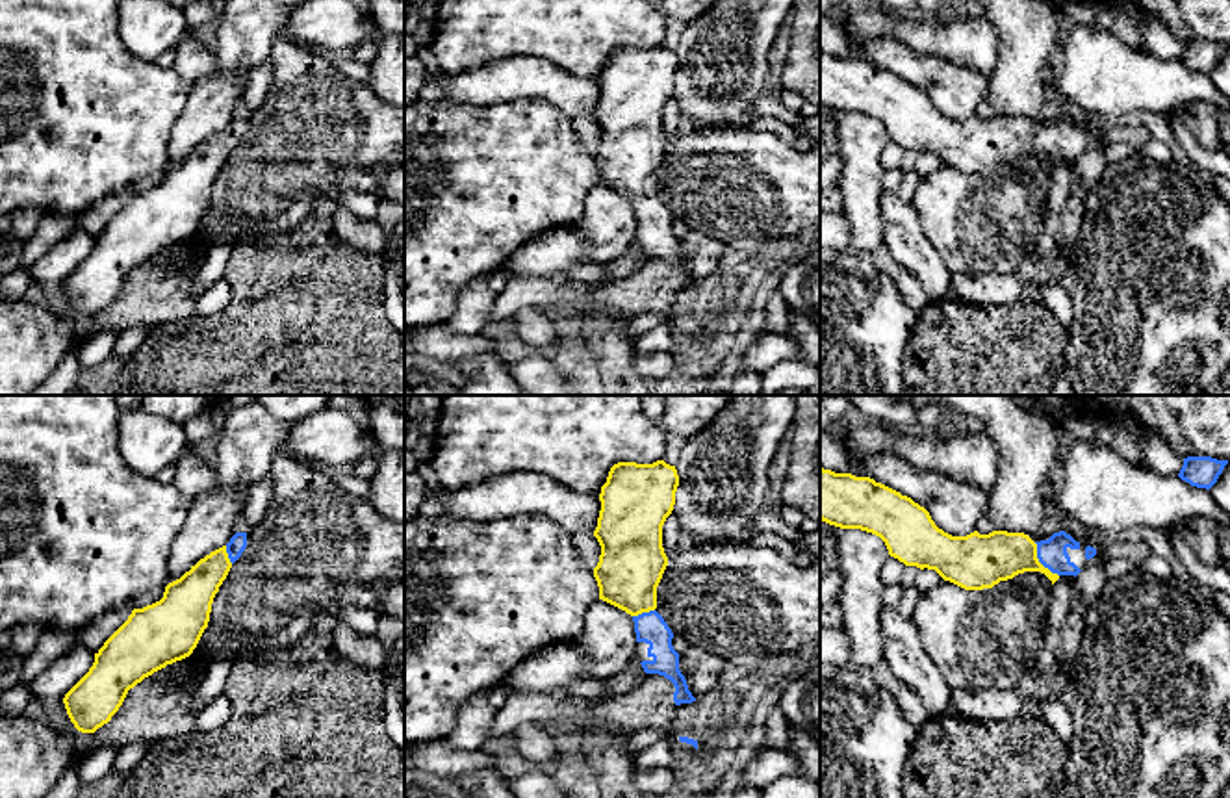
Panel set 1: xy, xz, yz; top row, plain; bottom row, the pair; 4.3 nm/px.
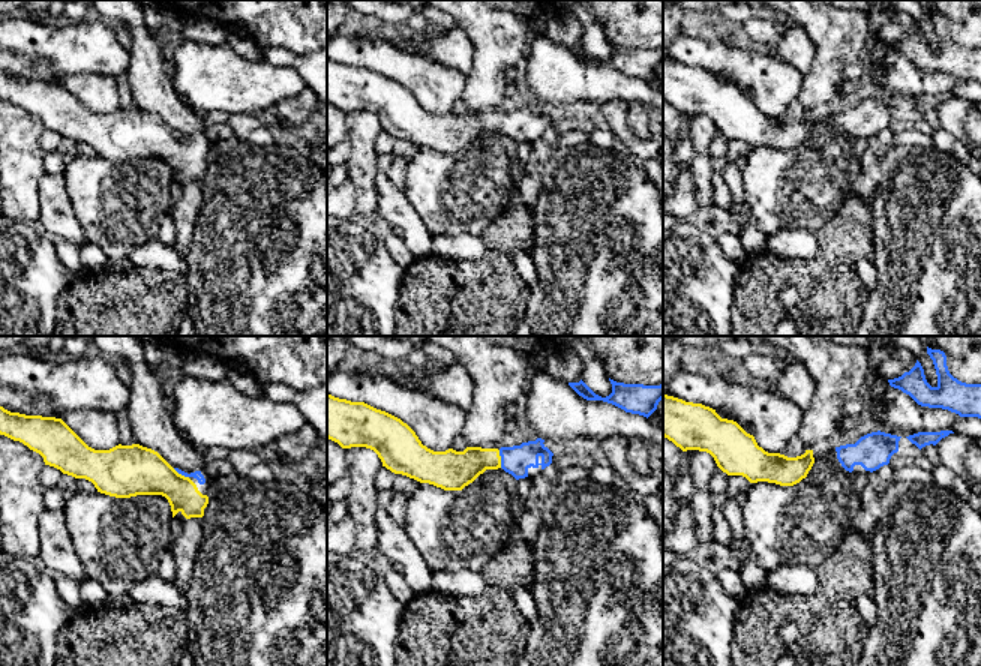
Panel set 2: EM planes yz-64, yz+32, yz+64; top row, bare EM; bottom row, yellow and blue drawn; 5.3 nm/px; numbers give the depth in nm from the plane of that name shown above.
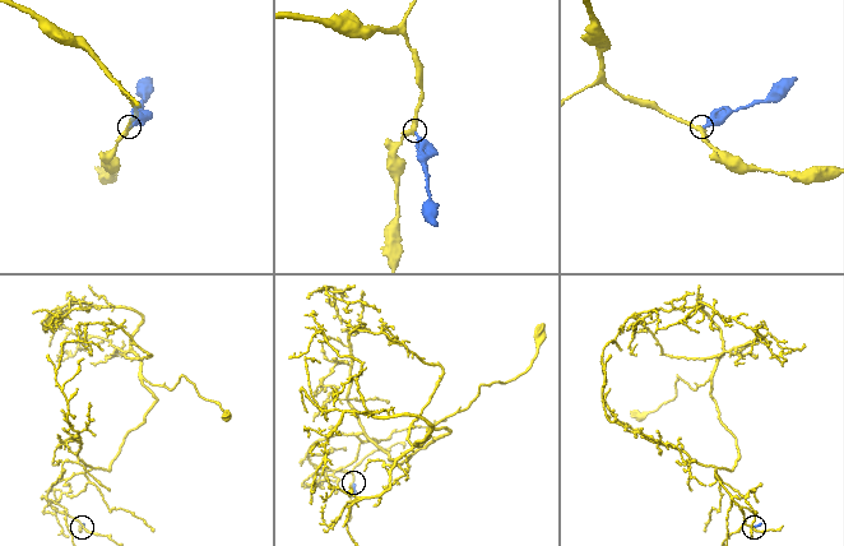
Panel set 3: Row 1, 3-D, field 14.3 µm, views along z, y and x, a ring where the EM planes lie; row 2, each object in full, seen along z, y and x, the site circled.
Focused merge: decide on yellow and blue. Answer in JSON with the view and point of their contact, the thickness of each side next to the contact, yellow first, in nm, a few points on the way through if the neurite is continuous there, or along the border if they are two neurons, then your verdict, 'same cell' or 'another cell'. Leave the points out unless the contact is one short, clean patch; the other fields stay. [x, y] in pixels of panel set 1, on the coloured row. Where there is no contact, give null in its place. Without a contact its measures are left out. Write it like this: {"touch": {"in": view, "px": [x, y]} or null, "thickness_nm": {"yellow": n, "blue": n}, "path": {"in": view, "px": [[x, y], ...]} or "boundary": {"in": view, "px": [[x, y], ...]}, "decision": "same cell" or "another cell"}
{"touch": {"in": "yz", "px": [1037, 561]}, "thickness_nm": {"yellow": 240, "blue": 130}, "path": {"in": "yz", "px": [[980, 561], [1037, 561], [1052, 553]]}, "decision": "same cell"}

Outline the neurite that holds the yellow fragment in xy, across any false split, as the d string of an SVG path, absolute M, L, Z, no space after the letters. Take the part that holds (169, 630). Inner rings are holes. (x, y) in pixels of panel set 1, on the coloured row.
M236 533L226 546L211 551L180 579L169 583L160 601L132 611L95 653L89 672L63 698L67 714L78 731L95 733L119 711L130 689L193 653L208 627L213 598L245 547L247 533Z

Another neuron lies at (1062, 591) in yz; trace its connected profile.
M1059 575L1059 579L1052 585L1052 603L1048 609L1044 644L1037 655L1037 661L1031 666L1037 674L1044 674L1056 661L1056 650L1059 644L1059 629L1070 607L1070 596L1072 596L1070 577Z

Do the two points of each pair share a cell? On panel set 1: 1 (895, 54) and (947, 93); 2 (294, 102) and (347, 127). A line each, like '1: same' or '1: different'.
1: same
2: same

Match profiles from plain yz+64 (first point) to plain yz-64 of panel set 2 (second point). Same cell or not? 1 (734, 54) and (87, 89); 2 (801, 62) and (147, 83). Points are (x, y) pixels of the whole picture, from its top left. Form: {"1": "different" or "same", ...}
{"1": "same", "2": "different"}

